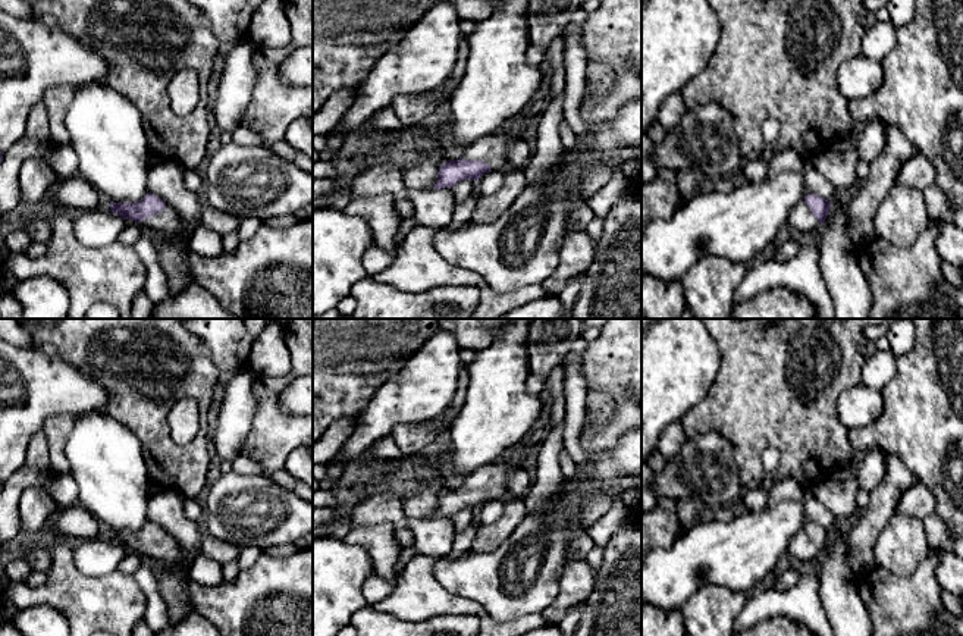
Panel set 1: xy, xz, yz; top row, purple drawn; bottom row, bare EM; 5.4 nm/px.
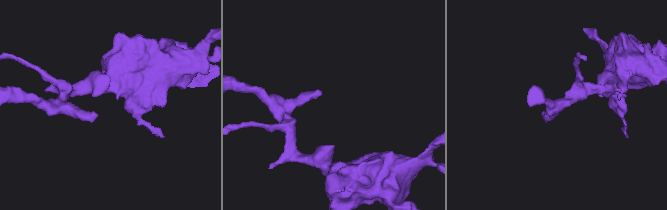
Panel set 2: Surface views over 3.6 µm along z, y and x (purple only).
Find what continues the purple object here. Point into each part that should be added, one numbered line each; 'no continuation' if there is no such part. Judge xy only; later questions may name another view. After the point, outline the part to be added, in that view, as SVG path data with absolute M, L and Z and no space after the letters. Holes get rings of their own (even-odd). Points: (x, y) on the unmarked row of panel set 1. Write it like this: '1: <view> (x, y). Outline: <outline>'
1: xy (168, 553). Outline: M167 535L159 543L141 549L139 554L157 568L181 565L186 558L179 543Z

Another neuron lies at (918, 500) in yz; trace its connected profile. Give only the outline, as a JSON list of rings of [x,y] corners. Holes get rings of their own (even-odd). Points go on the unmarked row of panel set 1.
[[[920,482],[913,483],[900,498],[897,513],[925,520],[935,514],[937,502],[932,492]]]

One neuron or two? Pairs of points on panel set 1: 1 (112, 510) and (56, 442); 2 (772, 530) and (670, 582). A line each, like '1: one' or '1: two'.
1: two
2: one

